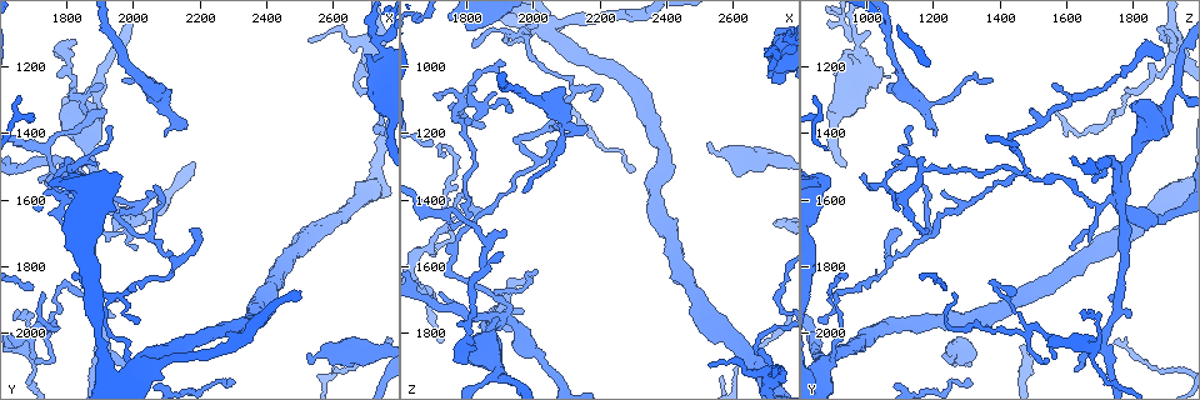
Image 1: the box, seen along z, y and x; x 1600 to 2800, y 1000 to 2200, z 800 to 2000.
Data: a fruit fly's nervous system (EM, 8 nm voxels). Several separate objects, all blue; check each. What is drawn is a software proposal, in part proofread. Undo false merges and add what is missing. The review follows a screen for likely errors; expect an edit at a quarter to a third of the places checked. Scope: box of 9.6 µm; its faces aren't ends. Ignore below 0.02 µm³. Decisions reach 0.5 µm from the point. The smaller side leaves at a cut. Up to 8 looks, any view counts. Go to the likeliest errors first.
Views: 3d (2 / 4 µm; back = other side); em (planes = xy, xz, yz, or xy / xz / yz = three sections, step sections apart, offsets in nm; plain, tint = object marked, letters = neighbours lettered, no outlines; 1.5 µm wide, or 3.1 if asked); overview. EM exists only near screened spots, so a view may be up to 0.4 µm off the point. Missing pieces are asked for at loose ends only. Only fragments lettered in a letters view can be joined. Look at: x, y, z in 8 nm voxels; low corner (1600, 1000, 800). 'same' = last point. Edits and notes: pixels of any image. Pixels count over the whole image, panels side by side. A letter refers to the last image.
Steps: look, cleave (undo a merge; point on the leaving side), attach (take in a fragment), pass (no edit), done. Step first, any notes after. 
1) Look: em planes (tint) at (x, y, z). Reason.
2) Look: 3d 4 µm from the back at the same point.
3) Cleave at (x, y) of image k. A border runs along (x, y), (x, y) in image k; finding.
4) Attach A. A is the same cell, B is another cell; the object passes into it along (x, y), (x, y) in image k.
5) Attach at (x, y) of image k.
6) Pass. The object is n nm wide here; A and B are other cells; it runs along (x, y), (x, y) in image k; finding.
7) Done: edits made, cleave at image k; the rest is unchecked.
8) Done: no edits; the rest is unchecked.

Look: em planes (letters) at (2120, 1790, 1060). Abrupt turn.

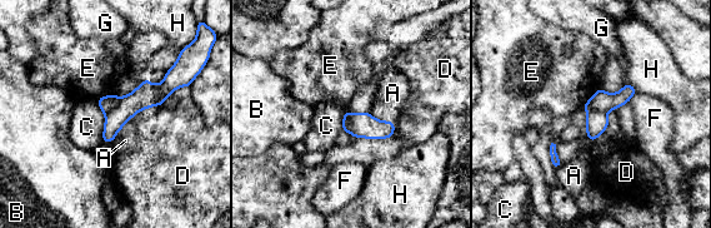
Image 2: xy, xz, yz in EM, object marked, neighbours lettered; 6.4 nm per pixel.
Cleave at (361, 124) of image 2. A, B, C, D, E, F, G and H are other cells; the part that leaves runs along (175, 79), (136, 100), (105, 137) in image 2; two cells meet here.

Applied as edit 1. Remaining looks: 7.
Look: 3d 2 µm at (2530, 2060, 1240). Tapers out.

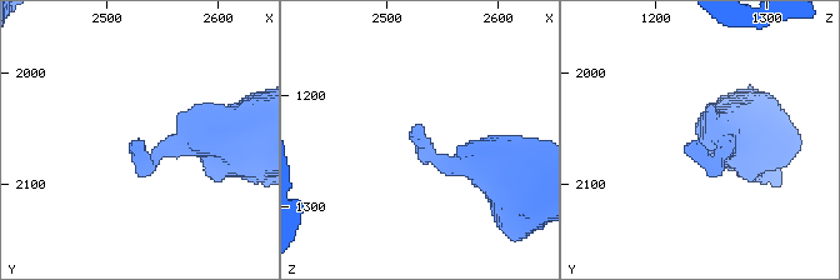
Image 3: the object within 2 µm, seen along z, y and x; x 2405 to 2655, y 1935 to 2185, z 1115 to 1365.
Look: em yz step 4 (tint) at (2526, 2056, 1234). Now the EM.

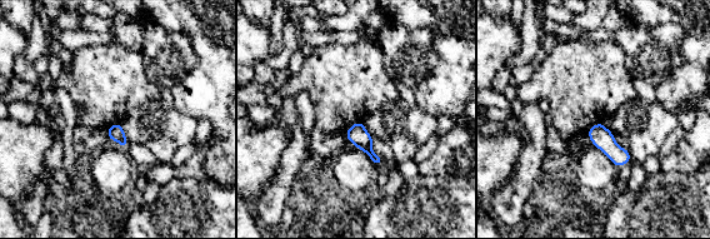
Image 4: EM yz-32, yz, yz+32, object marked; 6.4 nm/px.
Look: em planes (letters) at the same point.

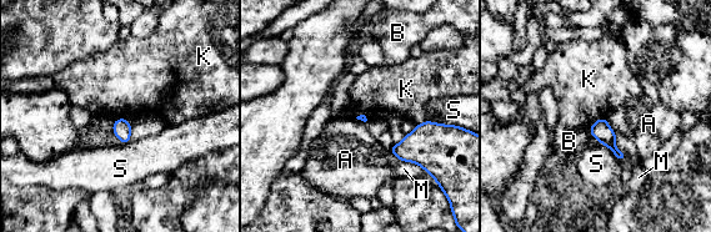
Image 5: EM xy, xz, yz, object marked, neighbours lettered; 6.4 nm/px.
Pass. A, B, K, M and S are other cells; a border runs along (605, 117), (600, 117), (590, 127) in image 5; none of them fits.

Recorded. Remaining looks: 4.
Done: edits made, cleave at image 2; the rest is unchecked.

